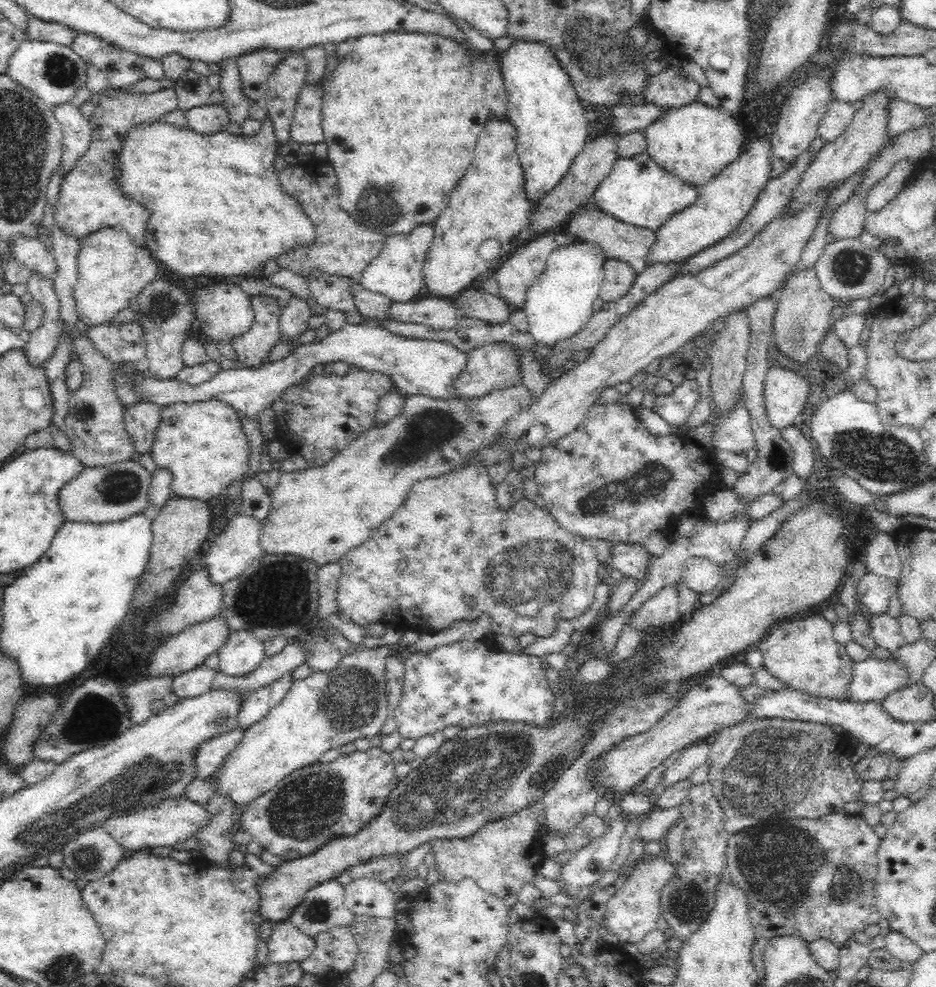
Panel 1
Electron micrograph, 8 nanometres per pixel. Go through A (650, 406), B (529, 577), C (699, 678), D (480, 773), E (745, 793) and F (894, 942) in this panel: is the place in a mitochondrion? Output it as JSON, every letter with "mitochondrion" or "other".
{"A":"other","B":"mitochondrion","C":"other","D":"mitochondrion","E":"mitochondrion","F":"other"}

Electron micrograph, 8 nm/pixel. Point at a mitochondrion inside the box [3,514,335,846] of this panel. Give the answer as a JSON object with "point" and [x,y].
{"point":[143,775]}

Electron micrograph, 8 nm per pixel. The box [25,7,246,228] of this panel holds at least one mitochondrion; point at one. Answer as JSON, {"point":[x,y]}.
{"point":[60,71]}

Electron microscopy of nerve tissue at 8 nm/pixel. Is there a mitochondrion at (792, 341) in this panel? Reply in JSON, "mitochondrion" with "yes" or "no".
{"mitochondrion":"yes"}

